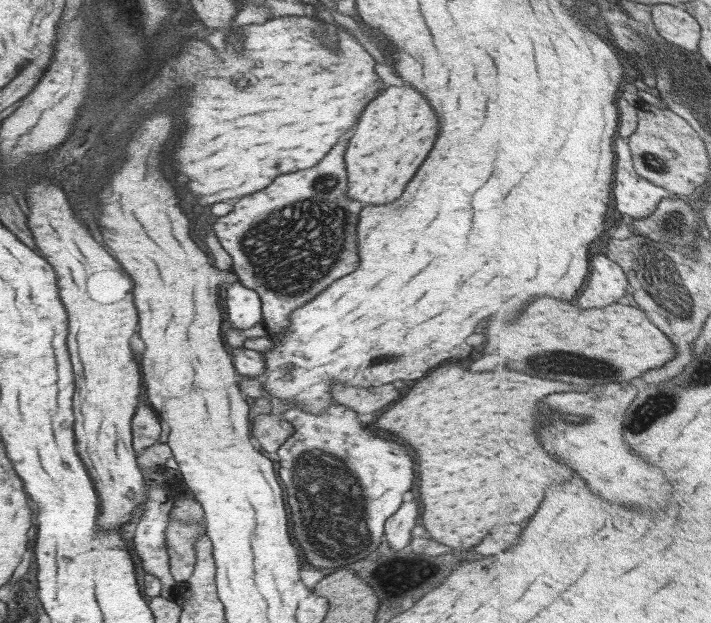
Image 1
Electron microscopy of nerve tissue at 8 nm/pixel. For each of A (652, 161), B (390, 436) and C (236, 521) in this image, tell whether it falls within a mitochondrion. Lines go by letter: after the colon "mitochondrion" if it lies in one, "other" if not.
A: mitochondrion
B: other
C: other

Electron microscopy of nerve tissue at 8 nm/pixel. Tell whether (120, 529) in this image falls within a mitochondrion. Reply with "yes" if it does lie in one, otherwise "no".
no

